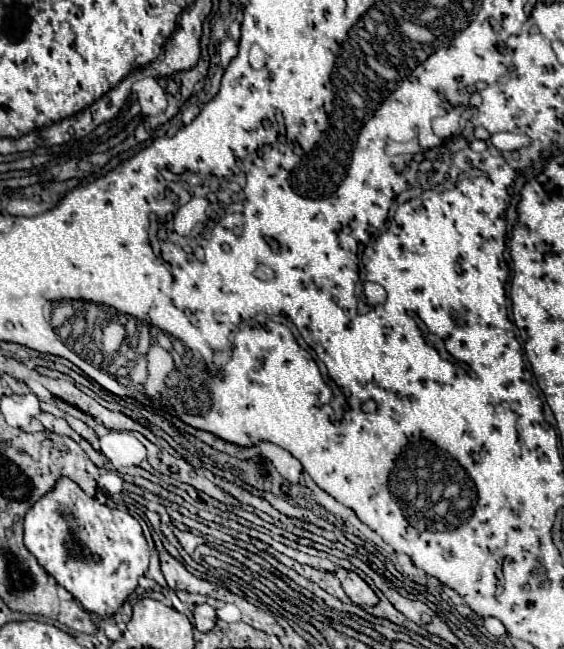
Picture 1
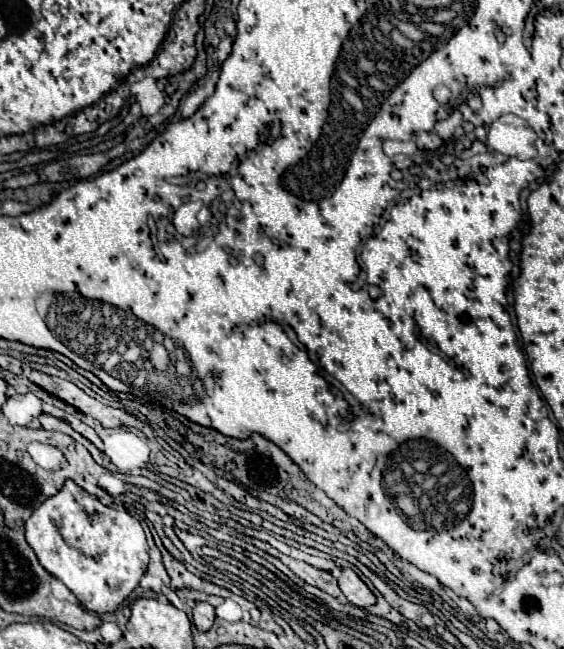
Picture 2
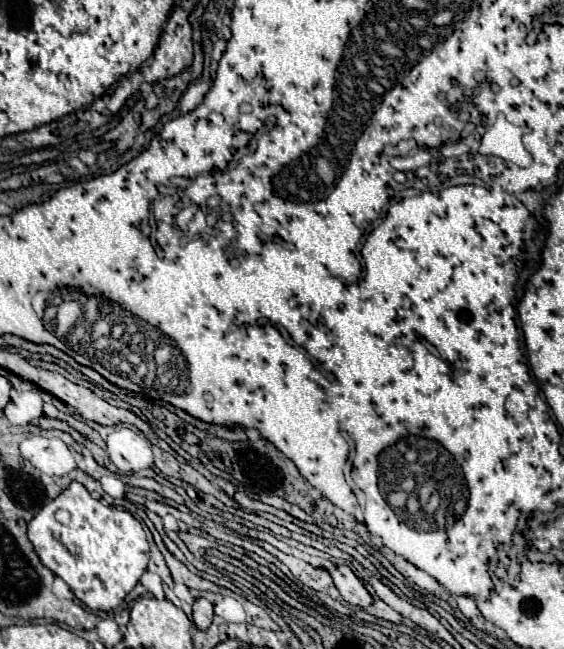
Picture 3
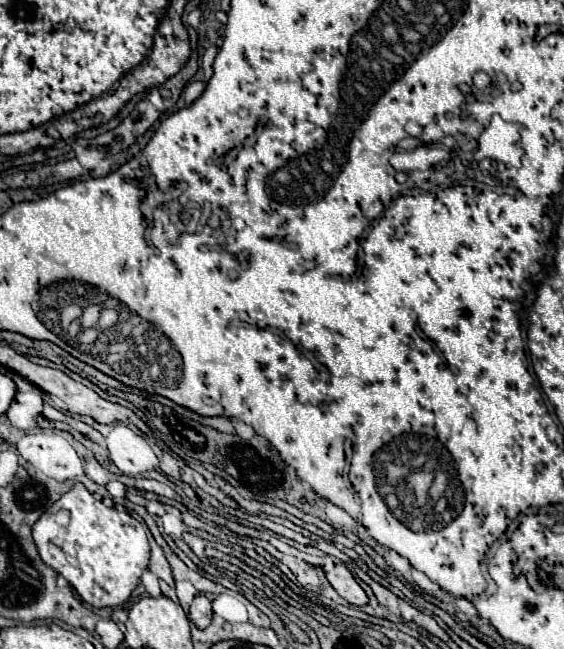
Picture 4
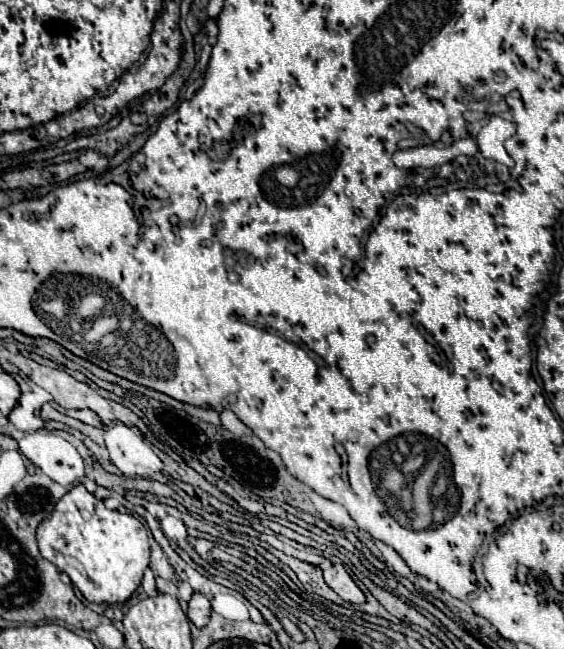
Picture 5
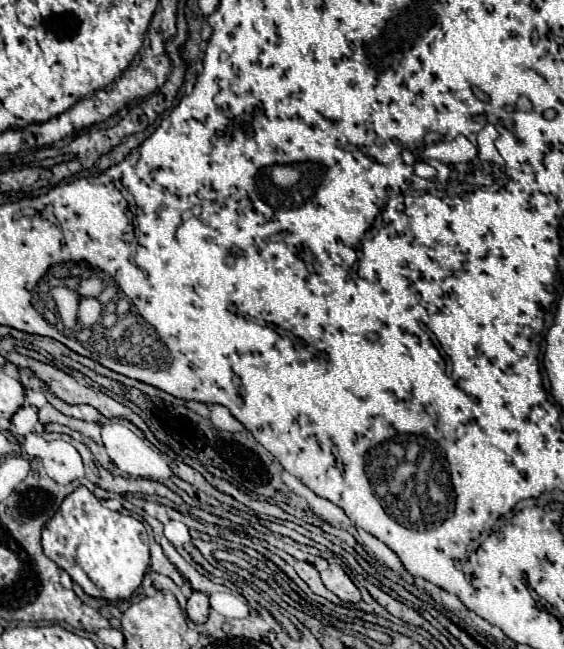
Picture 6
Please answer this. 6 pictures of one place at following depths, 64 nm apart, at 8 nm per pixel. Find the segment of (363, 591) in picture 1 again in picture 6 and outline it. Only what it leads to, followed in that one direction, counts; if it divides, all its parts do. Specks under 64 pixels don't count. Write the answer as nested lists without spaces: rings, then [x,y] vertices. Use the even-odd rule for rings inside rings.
[[[314,558],[312,564],[320,570],[320,578],[322,578],[324,586],[330,592],[334,592],[340,600],[352,602],[352,604],[360,602],[358,588],[352,584],[352,580],[346,576],[346,572],[336,562],[326,562],[322,558]]]

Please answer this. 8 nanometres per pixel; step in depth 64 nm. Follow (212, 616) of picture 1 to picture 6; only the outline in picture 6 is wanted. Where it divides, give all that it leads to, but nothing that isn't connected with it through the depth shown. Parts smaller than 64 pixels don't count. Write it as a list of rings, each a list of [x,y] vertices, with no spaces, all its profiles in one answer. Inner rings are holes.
[[[192,592],[192,596],[188,598],[188,604],[186,604],[186,614],[192,622],[196,624],[204,624],[208,620],[208,614],[210,614],[210,602],[208,602],[208,596],[204,592]]]

